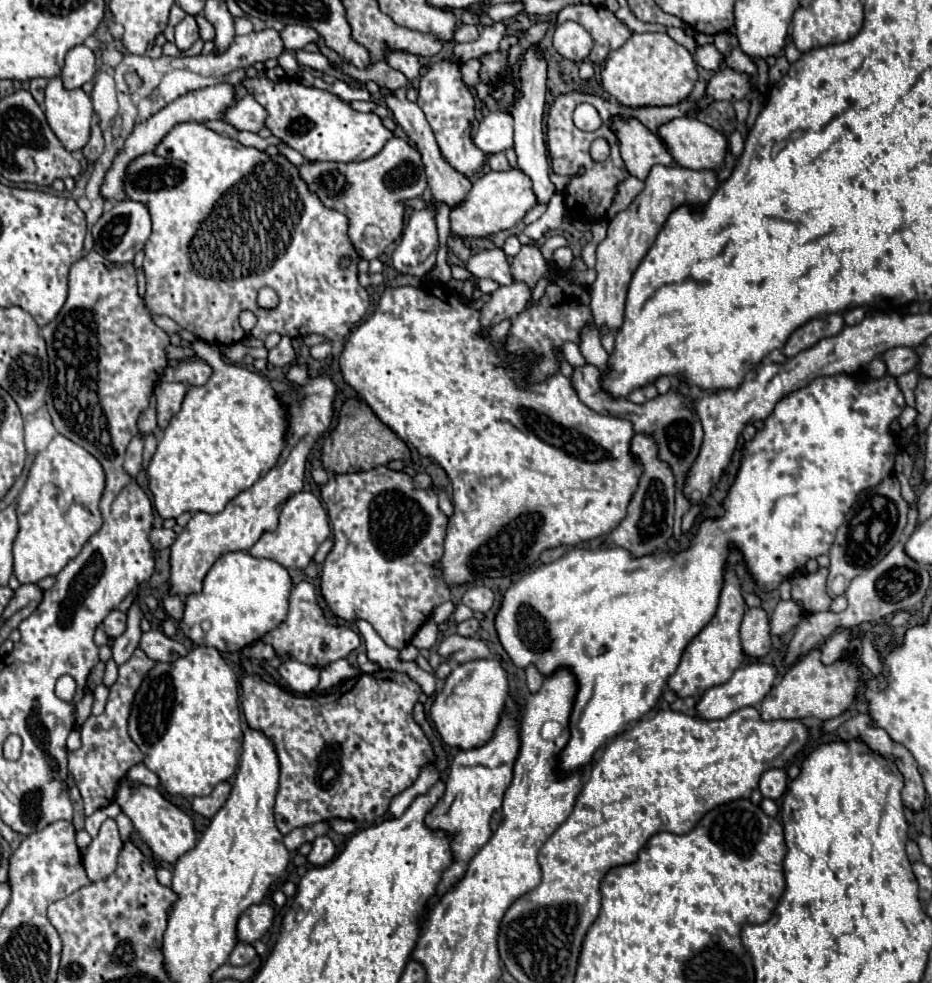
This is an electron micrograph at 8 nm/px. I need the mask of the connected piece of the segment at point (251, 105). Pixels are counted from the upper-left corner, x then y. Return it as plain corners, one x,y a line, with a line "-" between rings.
247,93
243,99
238,100
233,107
227,109
227,113
223,115
223,119
227,123
231,123
233,127
237,127
239,131
245,129
245,131
257,133
259,129
265,127
267,111
253,99
251,93

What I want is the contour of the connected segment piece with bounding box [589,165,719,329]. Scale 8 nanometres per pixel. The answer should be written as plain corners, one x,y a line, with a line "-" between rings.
655,165
647,179
643,181
645,187
643,191
631,201
631,205
623,211
619,211
611,221
607,229
607,237
597,245
597,279
589,287
591,295
591,311
595,325
607,325
609,329
619,329
623,321
623,309
625,309
625,297
627,297
627,287
629,281
643,261
645,253
653,245
657,233
661,231
663,223
671,215
673,209
679,205
695,205
701,207
705,201
715,193
719,187
717,173
713,169
703,169
703,171
693,171
681,165

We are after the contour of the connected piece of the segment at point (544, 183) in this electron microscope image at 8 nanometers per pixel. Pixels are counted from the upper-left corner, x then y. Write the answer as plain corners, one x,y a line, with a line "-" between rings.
531,49
525,53
525,61
519,67
519,99
511,109
513,121
515,121
515,153
517,153
517,165
523,169
531,181
533,181
533,191
537,195
539,203
547,203
551,195
557,191
555,185
549,179
549,155
547,155
547,145
543,139
543,107
545,107
545,81
547,81
547,63
539,55
539,51

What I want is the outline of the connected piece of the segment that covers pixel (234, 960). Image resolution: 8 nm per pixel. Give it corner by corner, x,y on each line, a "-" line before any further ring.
239,941
237,947
233,949
231,957
229,957
229,963
231,963
231,965
247,965
247,963
251,963
255,957
257,957
255,947
253,947
251,943

